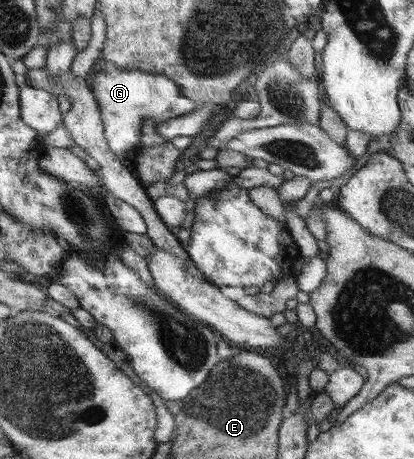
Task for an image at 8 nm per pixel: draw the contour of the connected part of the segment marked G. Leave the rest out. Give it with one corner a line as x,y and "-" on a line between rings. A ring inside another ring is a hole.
105,64
106,70
92,73
91,88
96,97
103,119
105,141
115,157
122,162
133,159
139,151
139,133
145,119
151,119
154,124
177,118
199,108
199,103
187,96
182,88
169,76
141,70
122,70

